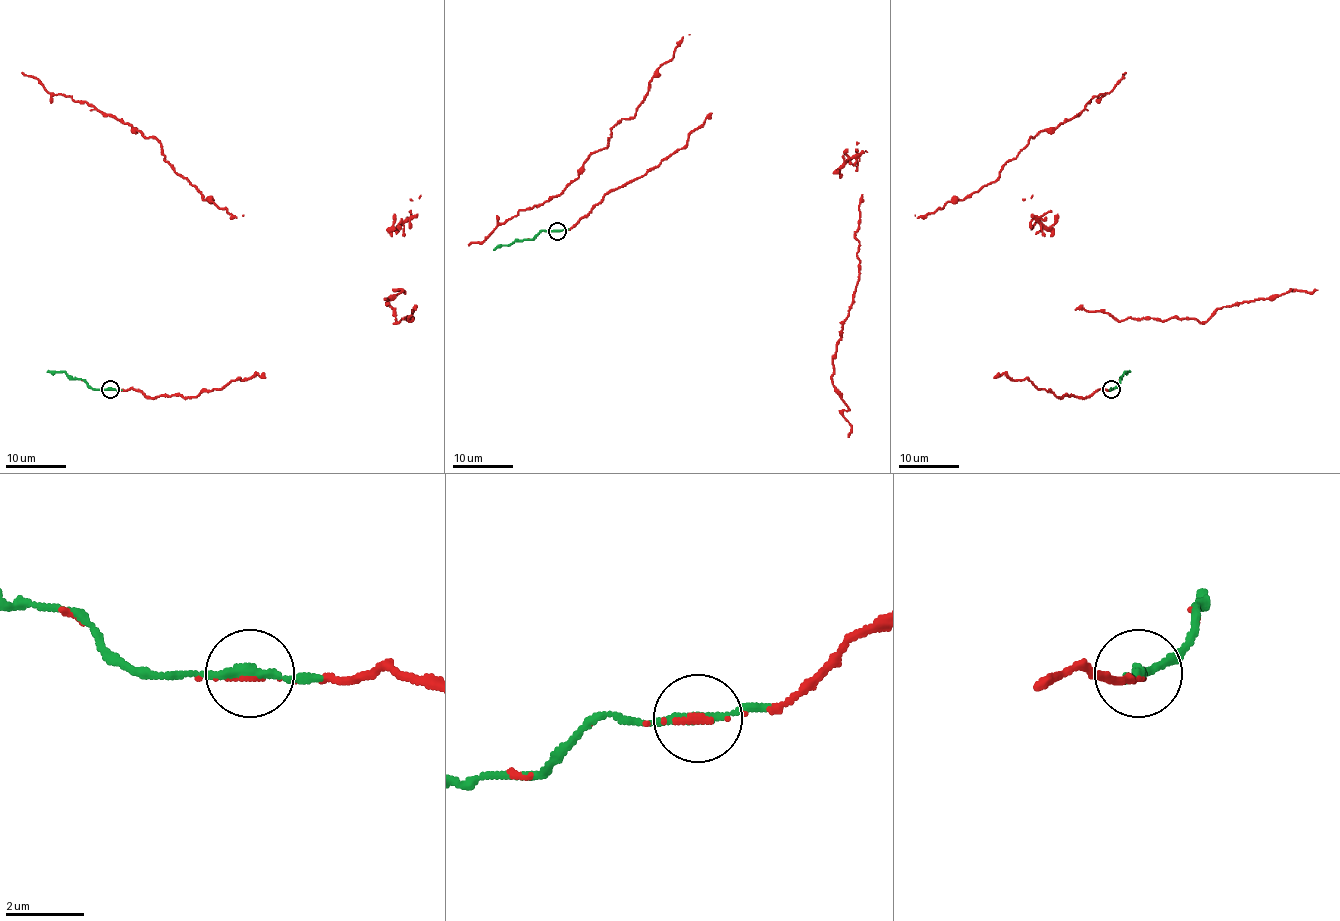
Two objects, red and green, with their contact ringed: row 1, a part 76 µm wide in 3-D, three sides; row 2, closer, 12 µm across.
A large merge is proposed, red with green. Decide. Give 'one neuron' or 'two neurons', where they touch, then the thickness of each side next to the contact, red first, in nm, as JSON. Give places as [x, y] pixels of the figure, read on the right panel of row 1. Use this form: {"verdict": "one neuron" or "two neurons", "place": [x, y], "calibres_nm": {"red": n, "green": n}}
{"verdict": "one neuron", "place": [1111, 389], "calibres_nm": {"red": 120, "green": 220}}

